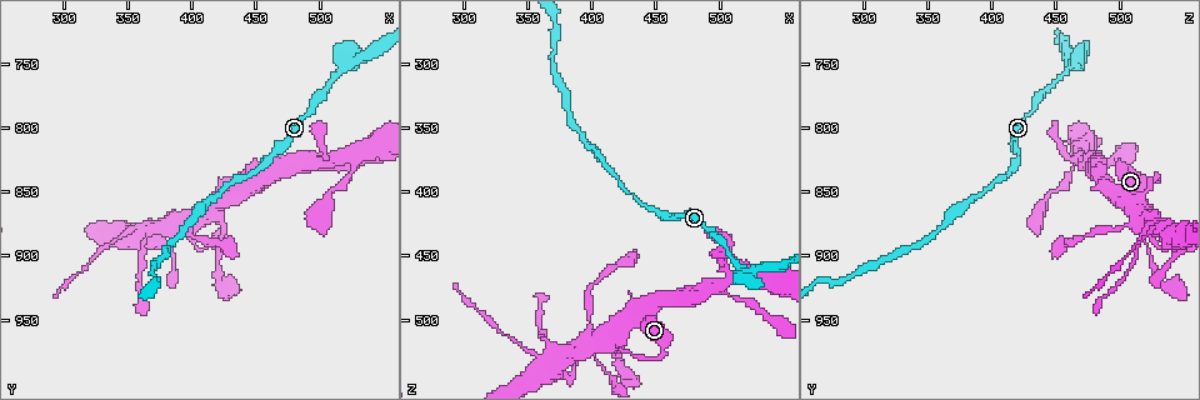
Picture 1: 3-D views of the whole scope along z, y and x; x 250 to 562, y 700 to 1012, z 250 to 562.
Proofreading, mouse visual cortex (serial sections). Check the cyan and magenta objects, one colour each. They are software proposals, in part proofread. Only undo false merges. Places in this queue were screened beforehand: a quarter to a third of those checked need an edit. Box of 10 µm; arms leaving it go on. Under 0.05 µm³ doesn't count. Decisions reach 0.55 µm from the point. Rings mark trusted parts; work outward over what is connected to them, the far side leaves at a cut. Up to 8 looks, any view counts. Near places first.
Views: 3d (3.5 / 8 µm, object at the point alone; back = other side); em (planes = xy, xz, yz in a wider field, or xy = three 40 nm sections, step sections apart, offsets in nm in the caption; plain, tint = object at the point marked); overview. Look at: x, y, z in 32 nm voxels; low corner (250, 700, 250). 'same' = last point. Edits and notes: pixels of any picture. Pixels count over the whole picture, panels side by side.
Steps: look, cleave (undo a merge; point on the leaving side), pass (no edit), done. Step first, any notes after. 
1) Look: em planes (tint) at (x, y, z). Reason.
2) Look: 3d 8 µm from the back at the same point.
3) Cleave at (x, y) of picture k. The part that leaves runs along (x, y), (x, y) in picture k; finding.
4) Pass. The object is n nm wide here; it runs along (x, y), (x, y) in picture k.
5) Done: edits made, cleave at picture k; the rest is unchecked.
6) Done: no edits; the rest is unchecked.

Look: 3d 8 µm at (498, 828, 474). Thick turns thin.

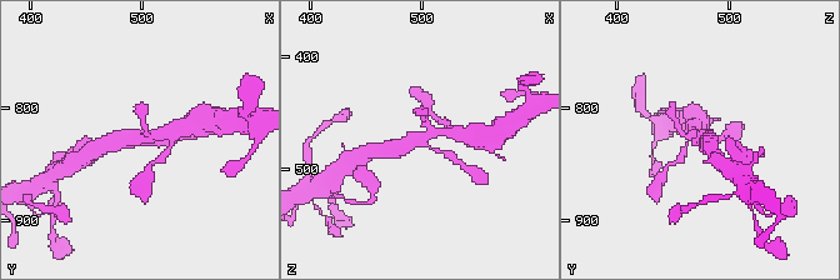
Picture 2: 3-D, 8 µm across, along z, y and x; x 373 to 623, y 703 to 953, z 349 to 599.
Look: 3d 3.5 µm at the same point.

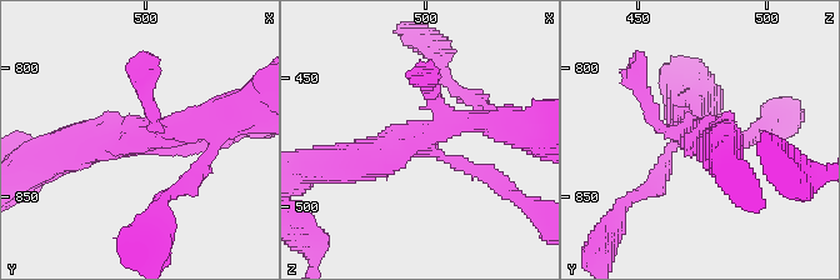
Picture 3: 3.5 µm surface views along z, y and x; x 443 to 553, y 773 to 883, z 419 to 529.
Look: em planes (tint) at (497, 826, 474).

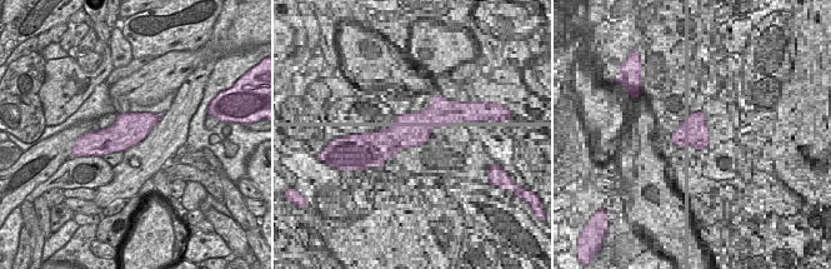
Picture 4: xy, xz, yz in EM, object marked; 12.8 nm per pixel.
Pass. It runs along (344, 163), (443, 124), (496, 124) in picture 3; continuous, no second cell.

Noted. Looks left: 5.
Look: 3d 3.5 µm at (522, 754, 460). A fork.

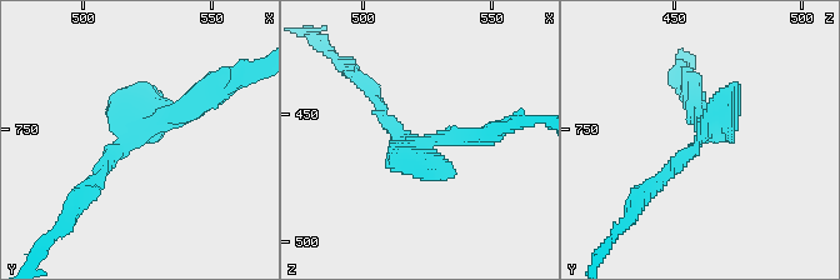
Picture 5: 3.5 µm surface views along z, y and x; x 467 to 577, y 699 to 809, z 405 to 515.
Look: em planes (tint) at (520, 752, 462).

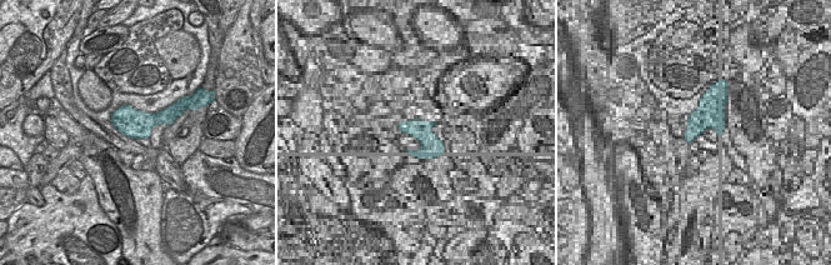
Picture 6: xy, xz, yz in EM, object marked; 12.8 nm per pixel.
Look: em xy step 2 (tint) at the same point.

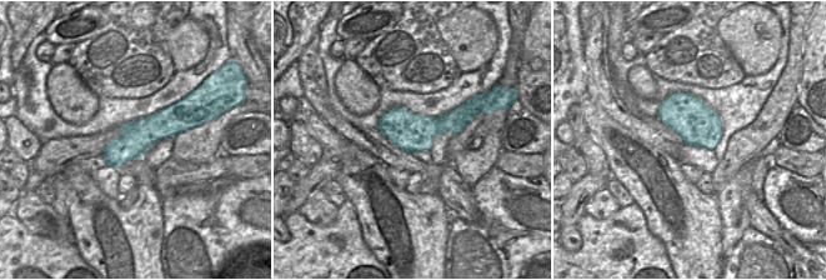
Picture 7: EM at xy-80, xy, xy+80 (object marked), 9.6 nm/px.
Cleave at (394, 163) of picture 5. The part that leaves runs along (420, 150), (443, 180) in picture 5; two cells meet here.

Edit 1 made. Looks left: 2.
Look: 3d 3.5 µm from the back at (400, 884, 524).

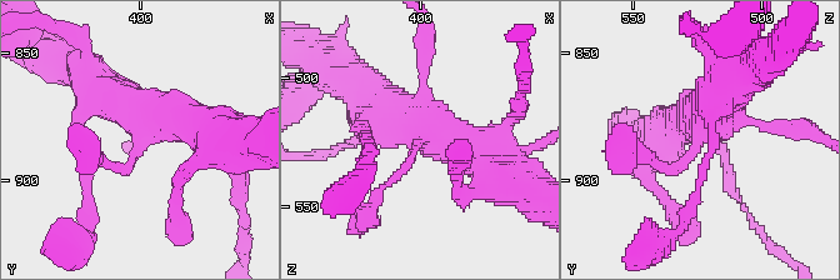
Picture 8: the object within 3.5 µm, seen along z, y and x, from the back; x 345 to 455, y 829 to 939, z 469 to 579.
Look: em planes (tint) at (399, 883, 525). Now the EM.

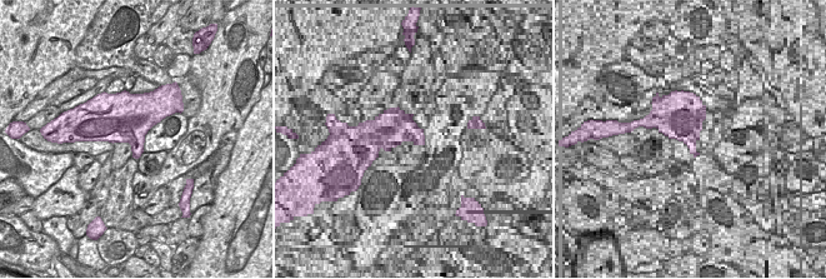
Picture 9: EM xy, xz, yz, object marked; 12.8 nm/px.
Pass. It runs along (368, 99), (503, 163), (506, 179) in picture 8; continuous, no second cell.

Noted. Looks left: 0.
Done: edits made, cleave at picture 5; the rest is unchecked.

